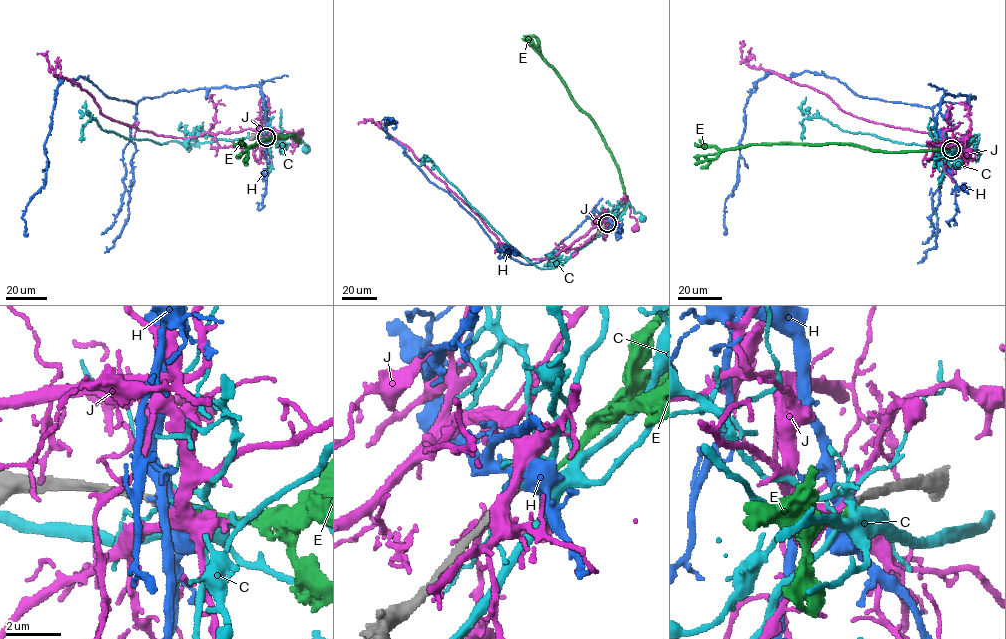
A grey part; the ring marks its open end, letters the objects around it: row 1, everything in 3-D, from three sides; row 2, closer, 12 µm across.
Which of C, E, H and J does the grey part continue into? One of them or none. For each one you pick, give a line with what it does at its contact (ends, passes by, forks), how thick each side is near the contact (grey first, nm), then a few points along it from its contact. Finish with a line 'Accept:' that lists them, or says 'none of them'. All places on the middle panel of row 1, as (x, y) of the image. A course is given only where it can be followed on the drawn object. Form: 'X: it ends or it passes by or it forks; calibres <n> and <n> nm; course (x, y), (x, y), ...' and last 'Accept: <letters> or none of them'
E: it ends; calibres 200 and 220 nm; course (607, 223), (625, 206), (624, 188), (618, 165), (595, 123), (571, 97), (565, 83), (530, 38), (526, 38)
Accept: E

